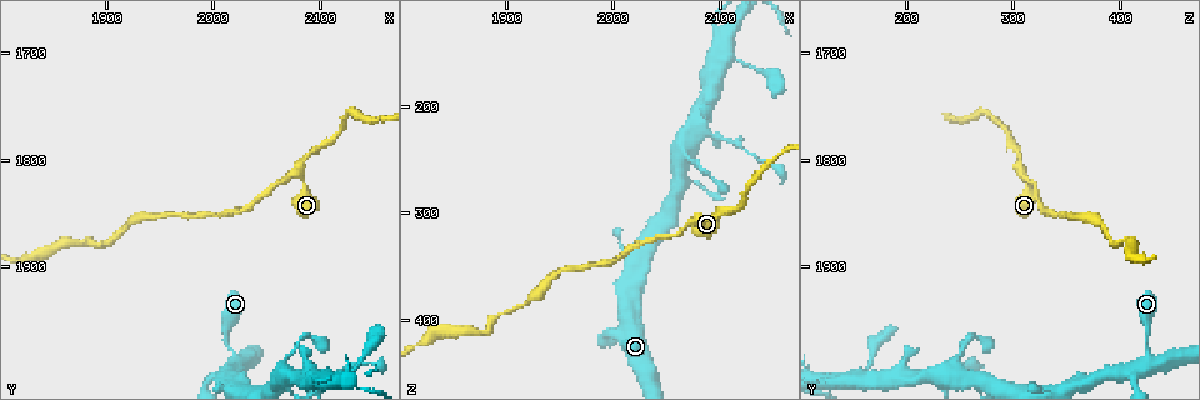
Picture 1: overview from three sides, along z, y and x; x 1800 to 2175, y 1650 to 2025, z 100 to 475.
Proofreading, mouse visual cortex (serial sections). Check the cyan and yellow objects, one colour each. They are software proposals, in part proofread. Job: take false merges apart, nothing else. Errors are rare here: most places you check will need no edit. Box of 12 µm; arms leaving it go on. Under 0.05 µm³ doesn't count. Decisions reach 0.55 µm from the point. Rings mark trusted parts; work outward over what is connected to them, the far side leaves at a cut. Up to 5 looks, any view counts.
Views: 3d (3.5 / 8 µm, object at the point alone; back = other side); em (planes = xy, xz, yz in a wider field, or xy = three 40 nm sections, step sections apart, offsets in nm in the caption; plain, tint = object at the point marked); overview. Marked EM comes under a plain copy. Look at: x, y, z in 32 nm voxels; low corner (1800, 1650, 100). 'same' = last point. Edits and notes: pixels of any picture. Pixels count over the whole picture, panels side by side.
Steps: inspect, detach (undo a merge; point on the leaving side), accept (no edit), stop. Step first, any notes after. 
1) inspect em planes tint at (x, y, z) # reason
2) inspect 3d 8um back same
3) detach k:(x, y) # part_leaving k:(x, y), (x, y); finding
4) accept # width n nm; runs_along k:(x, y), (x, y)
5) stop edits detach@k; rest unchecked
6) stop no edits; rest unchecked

inspect 3d 3.5um at (2078, 1812, 310) # abrupt turn

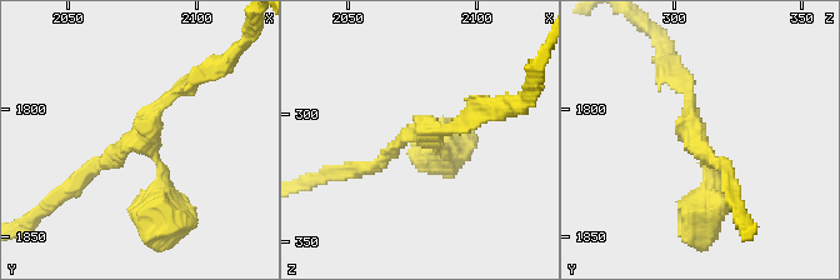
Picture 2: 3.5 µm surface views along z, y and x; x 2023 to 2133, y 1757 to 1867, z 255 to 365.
inspect em xy step 3 tint at (2079, 1812, 308) # arms 3; arm_widths 150, 150, 300 nm; need the tissue

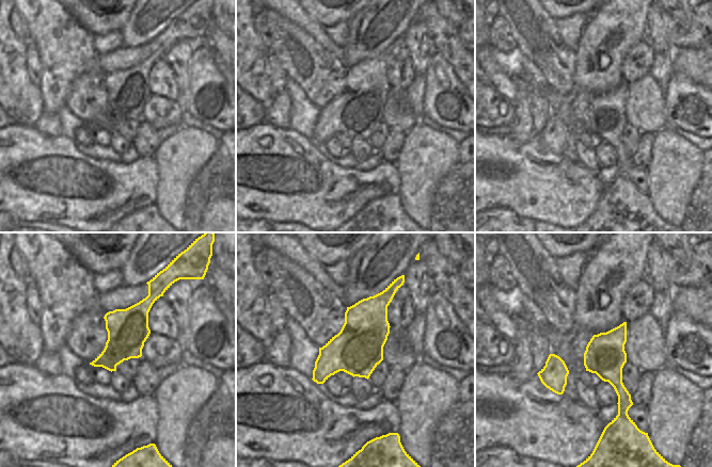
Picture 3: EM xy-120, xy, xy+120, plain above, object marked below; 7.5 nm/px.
accept # runs_along 2:(163, 214), (163, 169), (140, 141), (79, 180); continuous, no second cell

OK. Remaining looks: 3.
inspect 3d 8um at (2022, 1990, 426) # narrows sharply

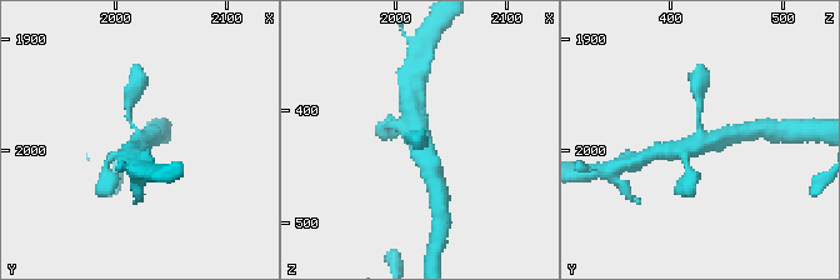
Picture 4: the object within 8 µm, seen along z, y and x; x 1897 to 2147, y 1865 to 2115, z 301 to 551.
inspect 3d 3.5um at (2020, 1990, 426)

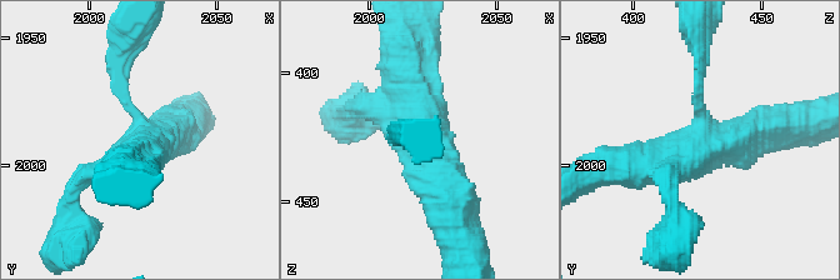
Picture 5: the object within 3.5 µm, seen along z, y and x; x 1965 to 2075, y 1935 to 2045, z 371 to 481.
accept # arms 4; arm_widths 150, 300, 500, 500 nm; runs_along 5:(699, 66), (699, 143), (628, 165); continuous, no second cell

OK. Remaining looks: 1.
stop no edits; rest unchecked

